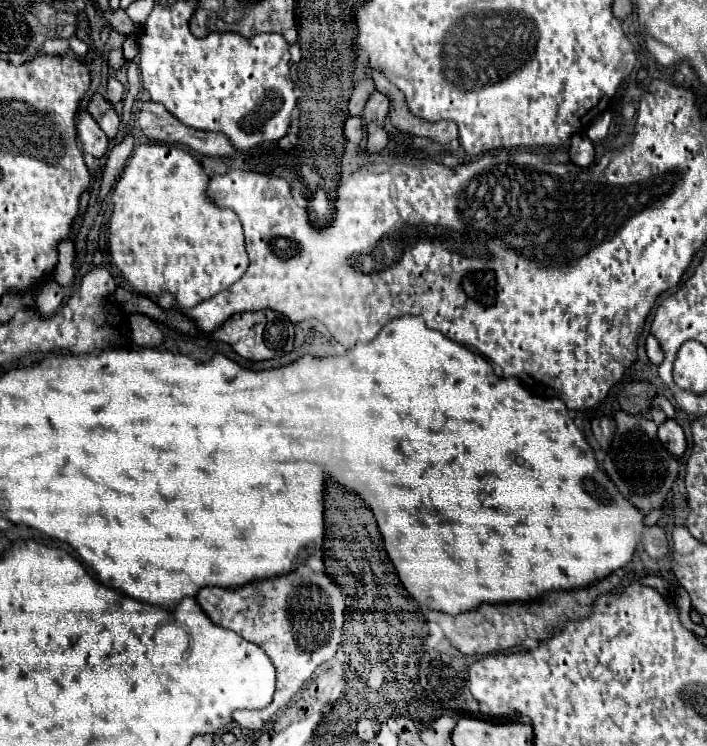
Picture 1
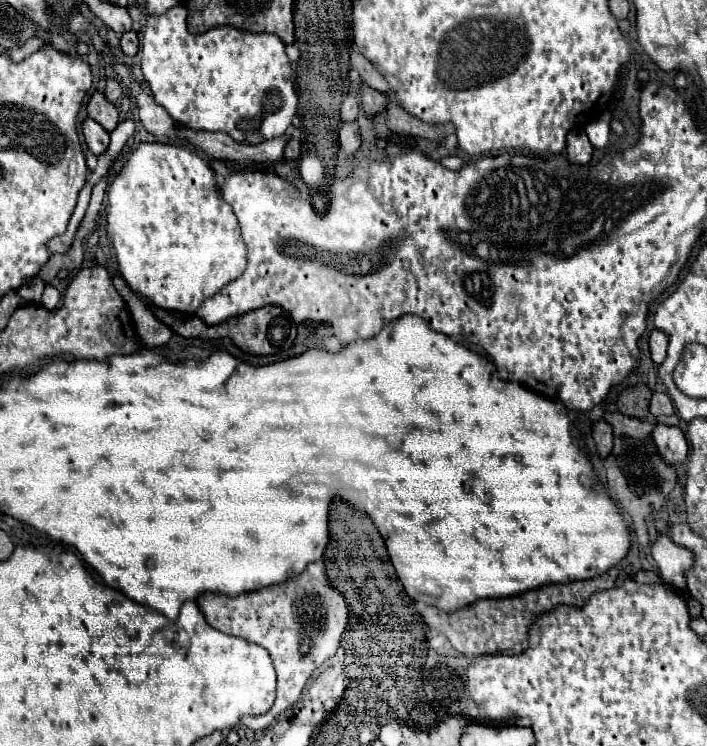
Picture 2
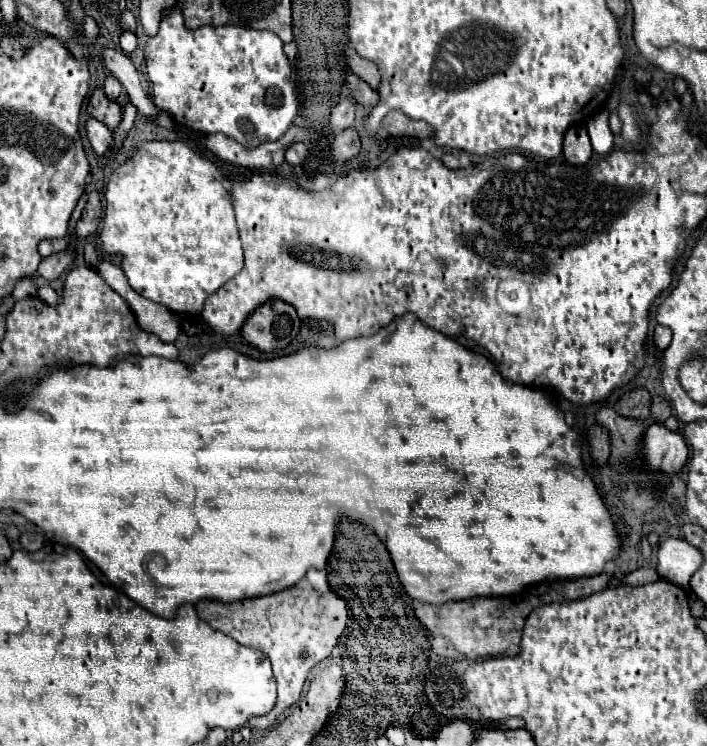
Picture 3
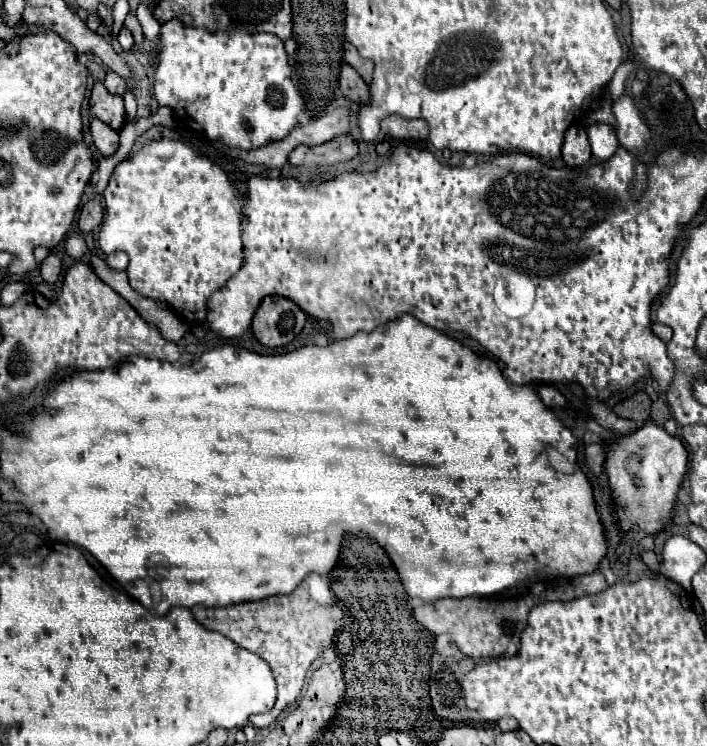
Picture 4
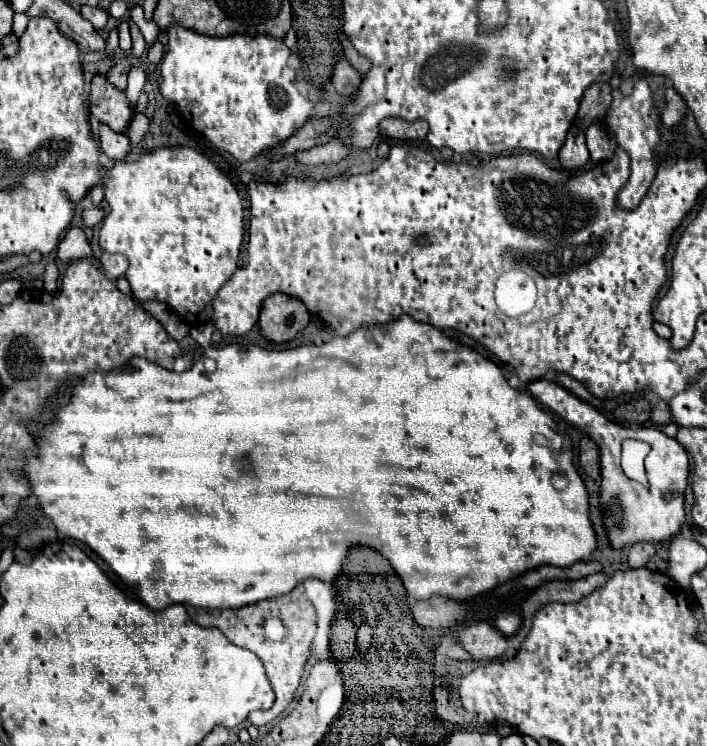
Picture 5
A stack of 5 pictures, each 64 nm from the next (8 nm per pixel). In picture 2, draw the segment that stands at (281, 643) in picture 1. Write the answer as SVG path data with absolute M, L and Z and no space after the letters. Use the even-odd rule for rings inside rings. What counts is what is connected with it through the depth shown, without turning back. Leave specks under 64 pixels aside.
M304 570L300 576L282 584L272 584L240 596L224 596L206 592L198 596L198 608L210 626L226 634L242 636L248 642L260 644L268 650L278 672L278 696L274 706L260 716L242 716L240 722L250 730L268 728L284 708L300 698L302 684L312 672L332 658L342 646L342 636L348 632L348 588L332 588L330 582L320 582Z

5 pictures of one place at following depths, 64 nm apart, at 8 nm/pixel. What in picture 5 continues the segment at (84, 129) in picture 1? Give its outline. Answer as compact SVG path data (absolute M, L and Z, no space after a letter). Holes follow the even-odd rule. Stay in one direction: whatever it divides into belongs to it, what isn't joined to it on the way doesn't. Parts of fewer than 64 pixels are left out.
M98 124L98 140L100 140L102 152L110 160L124 160L132 152L128 138L120 132L112 132L112 128L108 128L106 124Z

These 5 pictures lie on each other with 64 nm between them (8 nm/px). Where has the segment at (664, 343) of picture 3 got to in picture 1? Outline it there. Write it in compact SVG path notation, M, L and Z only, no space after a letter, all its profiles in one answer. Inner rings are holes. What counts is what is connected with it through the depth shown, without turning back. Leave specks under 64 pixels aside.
M650 334L648 338L646 338L646 354L648 354L648 358L650 358L650 362L652 364L660 364L662 360L664 360L664 354L662 354L662 348L660 348L660 344L658 344L658 340Z

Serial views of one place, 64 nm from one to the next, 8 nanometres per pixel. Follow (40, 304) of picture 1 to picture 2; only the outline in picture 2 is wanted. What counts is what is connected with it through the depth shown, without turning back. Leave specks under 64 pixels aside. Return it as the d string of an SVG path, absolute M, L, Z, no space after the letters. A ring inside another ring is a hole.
M46 284L44 294L42 294L42 306L44 308L56 308L61 301L61 295L52 284Z

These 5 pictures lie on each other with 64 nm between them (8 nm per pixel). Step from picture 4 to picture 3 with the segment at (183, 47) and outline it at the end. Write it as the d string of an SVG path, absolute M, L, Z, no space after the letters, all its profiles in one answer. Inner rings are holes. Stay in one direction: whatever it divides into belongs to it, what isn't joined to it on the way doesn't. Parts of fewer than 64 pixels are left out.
M176 8L162 18L156 36L144 46L146 74L152 84L152 98L160 110L166 110L178 124L196 132L222 132L246 148L268 140L278 140L298 114L298 98L290 80L290 62L282 50L282 40L268 30L246 30L240 26L216 26L186 30L184 16Z

